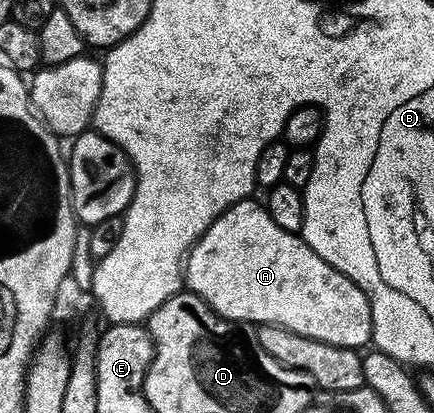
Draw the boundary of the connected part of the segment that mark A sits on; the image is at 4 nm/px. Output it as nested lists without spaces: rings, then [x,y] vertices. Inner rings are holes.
[[[255,199],[246,201],[238,201],[233,203],[215,220],[214,225],[199,238],[193,249],[193,258],[195,262],[189,265],[189,276],[186,278],[185,285],[188,290],[206,303],[210,309],[217,311],[221,316],[227,317],[230,321],[242,321],[244,323],[254,323],[256,326],[261,325],[284,325],[286,329],[292,329],[297,335],[305,335],[311,337],[315,341],[324,341],[330,345],[340,345],[346,349],[356,351],[362,350],[363,344],[368,344],[371,341],[371,304],[369,299],[363,294],[363,289],[357,283],[353,283],[348,274],[341,268],[334,269],[329,262],[320,255],[314,248],[304,243],[302,236],[299,233],[290,233],[285,231],[285,227],[277,227],[277,223],[273,223],[273,219],[269,216],[266,208],[262,204],[259,205]]]

